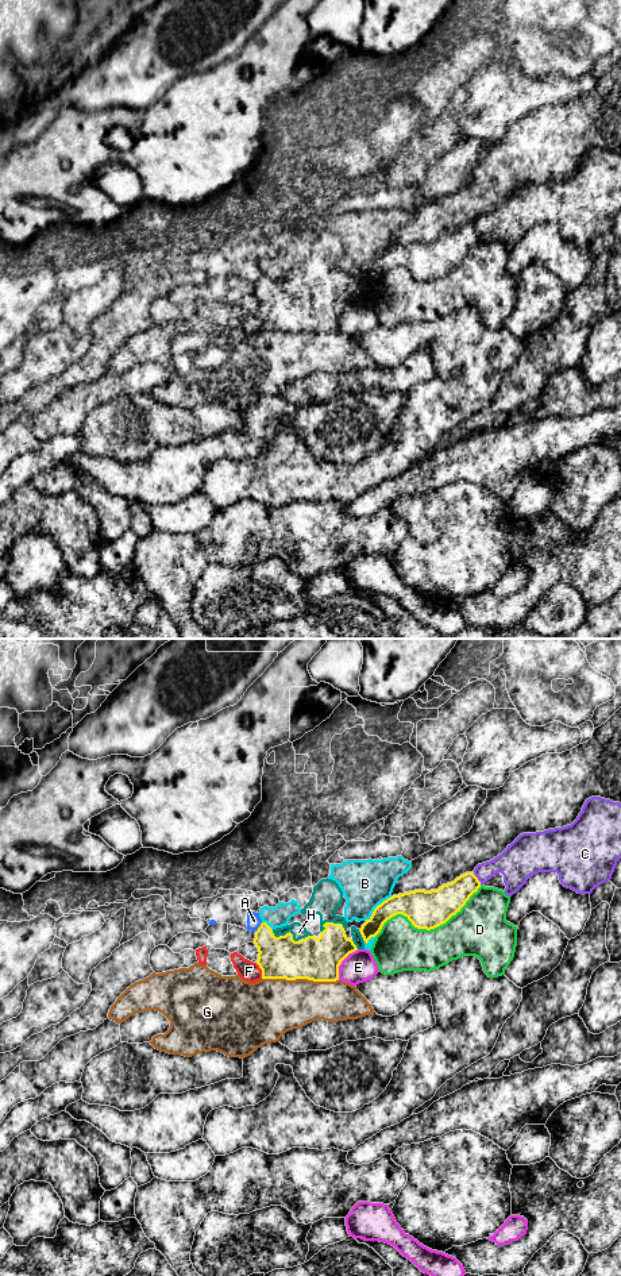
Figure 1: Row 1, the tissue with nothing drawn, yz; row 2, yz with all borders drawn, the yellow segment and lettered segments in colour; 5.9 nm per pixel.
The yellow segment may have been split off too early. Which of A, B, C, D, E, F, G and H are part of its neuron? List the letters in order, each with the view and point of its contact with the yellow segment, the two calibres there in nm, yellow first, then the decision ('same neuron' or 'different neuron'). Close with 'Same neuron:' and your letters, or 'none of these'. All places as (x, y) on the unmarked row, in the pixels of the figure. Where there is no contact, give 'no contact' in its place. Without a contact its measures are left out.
A: yz (258, 280) | 260/90 nm | different neuron
B: yz (375, 259) | 180/280 nm | different neuron
C: yz (477, 230) | 190/220 nm | different neuron
D: yz (427, 281) | 220/300 nm | different neuron
E: yz (342, 312) | 260/190 nm | different neuron
F: yz (262, 323) | 260/120 nm | different neuron
G: yz (300, 330) | 260/340 nm | different neuron
H: yz (292, 286) | 260/90 nm | same neuron
Same neuron: H

